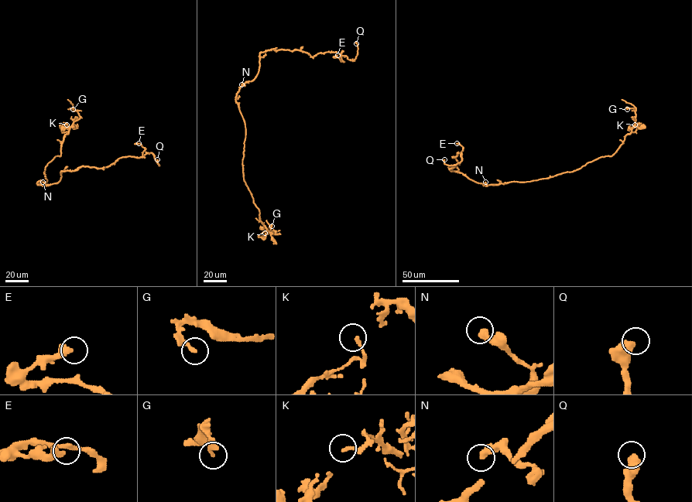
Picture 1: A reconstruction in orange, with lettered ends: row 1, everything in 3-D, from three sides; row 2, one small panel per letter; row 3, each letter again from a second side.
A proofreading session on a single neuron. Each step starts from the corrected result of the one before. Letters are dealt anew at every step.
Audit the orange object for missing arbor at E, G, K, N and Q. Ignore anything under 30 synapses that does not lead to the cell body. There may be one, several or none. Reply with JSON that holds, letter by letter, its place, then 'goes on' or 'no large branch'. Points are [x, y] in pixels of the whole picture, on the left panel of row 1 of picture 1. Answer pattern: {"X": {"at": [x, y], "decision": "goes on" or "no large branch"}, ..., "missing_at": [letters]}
{"E": {"at": [138, 143], "decision": "no large branch"}, "G": {"at": [73, 109], "decision": "no large branch"}, "K": {"at": [66, 124], "decision": "no large branch"}, "N": {"at": [42, 182], "decision": "no large branch"}, "Q": {"at": [157, 159], "decision": "no large branch"}, "missing_at": []}

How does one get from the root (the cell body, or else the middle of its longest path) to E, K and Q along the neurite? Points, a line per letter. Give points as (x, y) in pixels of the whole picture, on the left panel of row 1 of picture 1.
E: (39, 182), (57, 182), (62, 171), (82, 166), (102, 168), (120, 158), (141, 157), (145, 148), (138, 143)
K: (39, 182), (47, 181), (45, 167), (60, 155), (63, 136), (68, 132), (59, 127), (66, 124)
Q: (39, 182), (56, 183), (62, 171), (82, 166), (102, 168), (128, 156), (151, 152), (159, 165), (157, 159)

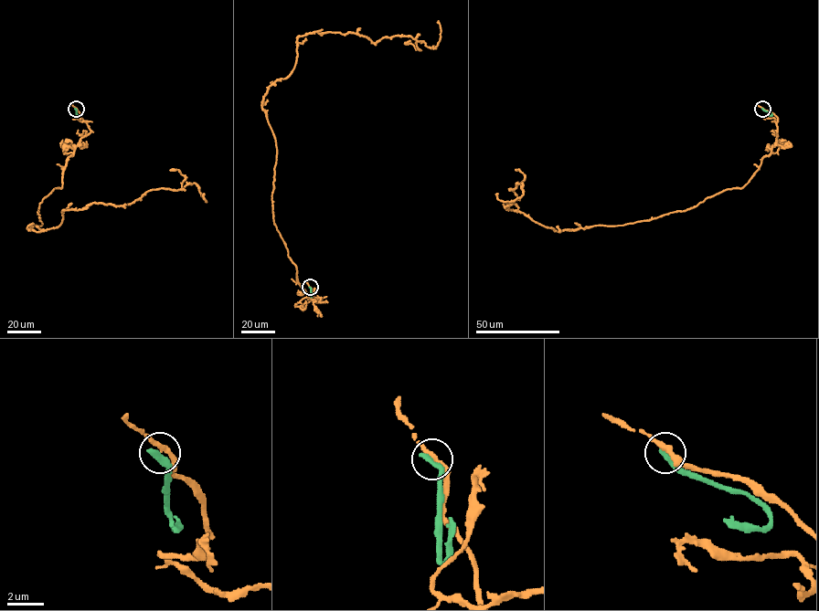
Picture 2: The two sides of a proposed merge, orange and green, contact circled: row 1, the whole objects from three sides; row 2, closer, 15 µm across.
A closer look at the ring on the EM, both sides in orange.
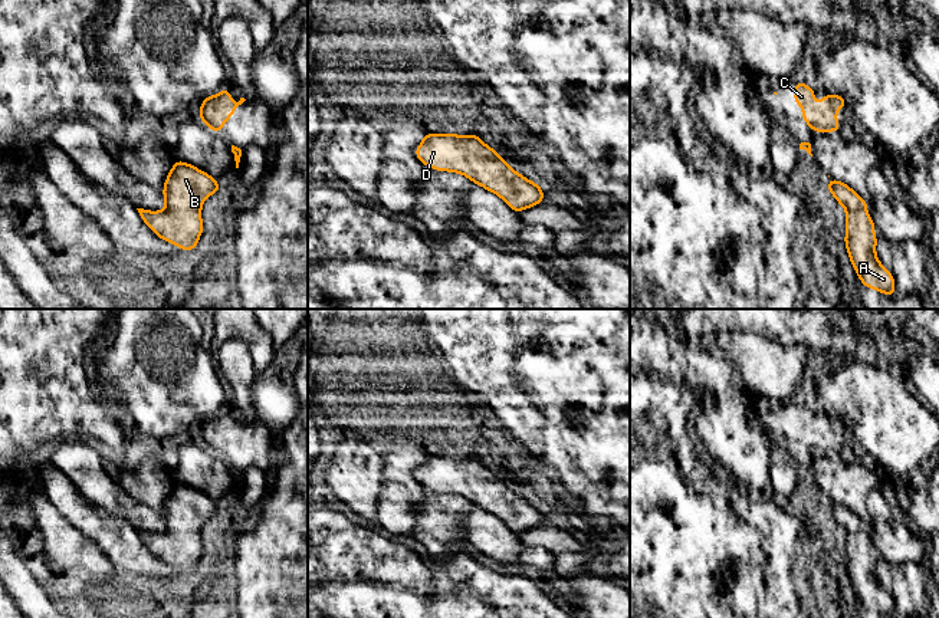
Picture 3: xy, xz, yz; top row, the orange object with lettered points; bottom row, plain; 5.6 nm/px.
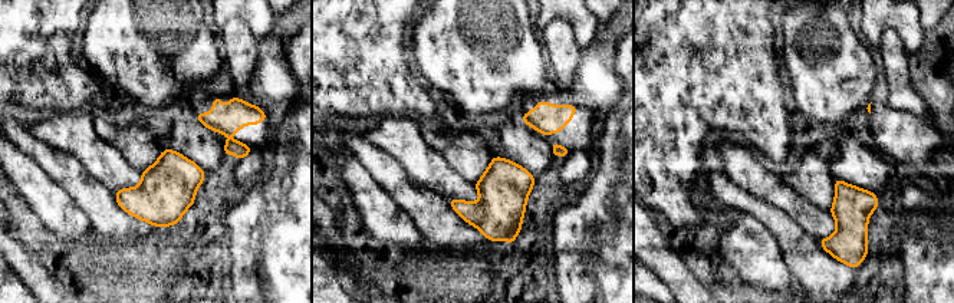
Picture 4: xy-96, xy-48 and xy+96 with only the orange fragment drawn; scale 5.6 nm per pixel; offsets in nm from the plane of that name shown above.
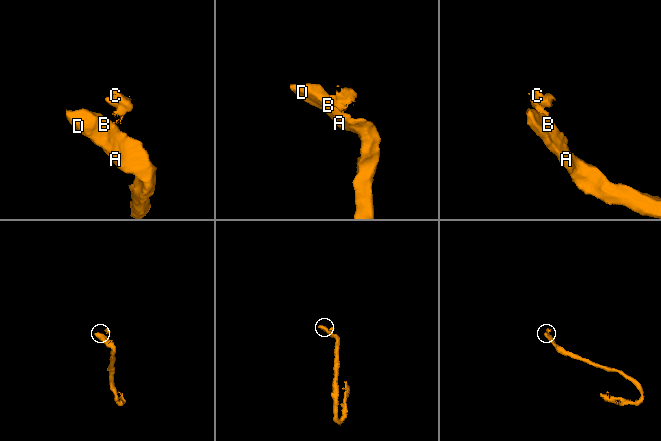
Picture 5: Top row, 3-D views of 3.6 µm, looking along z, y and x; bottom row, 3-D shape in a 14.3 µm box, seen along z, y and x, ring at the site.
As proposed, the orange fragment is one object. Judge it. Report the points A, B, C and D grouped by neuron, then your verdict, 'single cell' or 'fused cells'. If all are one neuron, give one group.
groups A B D / C; fused cells

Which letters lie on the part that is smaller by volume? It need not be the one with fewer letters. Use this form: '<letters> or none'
C

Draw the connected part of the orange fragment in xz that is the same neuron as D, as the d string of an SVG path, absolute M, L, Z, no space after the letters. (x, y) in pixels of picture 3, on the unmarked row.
M427 456L416 479L437 493L459 494L499 517L516 535L539 526L545 515L512 492L479 457Z

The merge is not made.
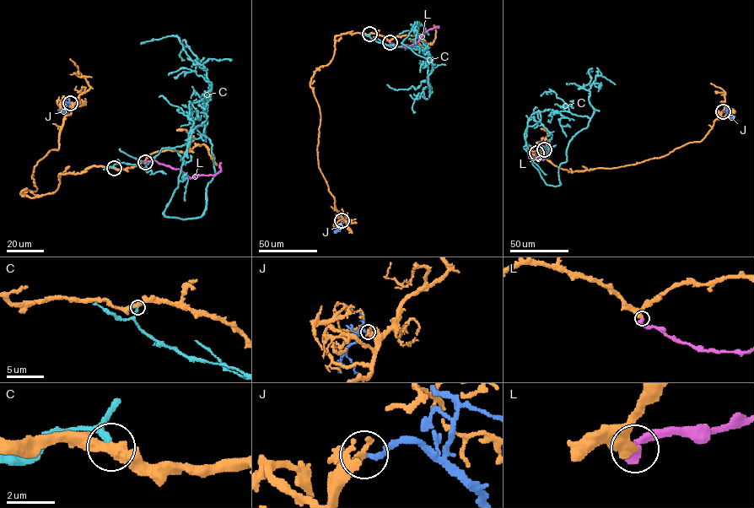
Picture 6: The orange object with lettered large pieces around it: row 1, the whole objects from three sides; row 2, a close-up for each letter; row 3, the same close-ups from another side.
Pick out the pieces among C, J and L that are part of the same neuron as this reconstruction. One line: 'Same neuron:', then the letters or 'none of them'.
Same neuron: L

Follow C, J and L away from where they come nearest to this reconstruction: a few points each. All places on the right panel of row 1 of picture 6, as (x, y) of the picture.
C: (536, 153), (552, 134), (535, 112), (528, 155), (559, 185), (593, 113), (587, 73)
J: (723, 111), (725, 110), (731, 117), (734, 116)
L: (544, 149), (547, 148), (549, 153), (543, 159), (530, 158), (530, 149)

